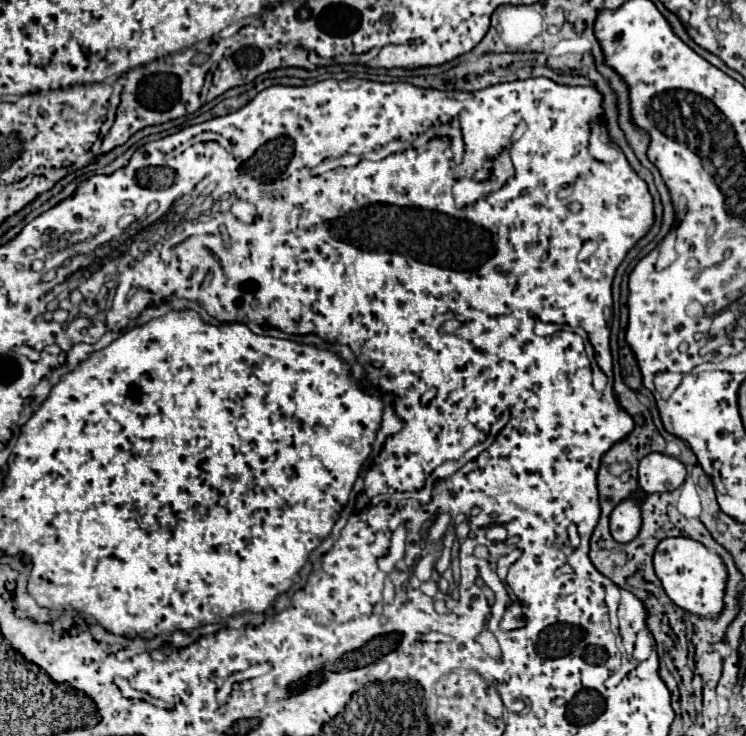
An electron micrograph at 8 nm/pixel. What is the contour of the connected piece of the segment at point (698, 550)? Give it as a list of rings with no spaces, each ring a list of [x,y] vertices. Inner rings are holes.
[[[664,538],[656,546],[656,576],[660,578],[666,594],[680,608],[698,616],[714,616],[722,612],[722,596],[726,584],[726,570],[714,552],[692,538]],[[670,568],[670,570],[668,570]]]

